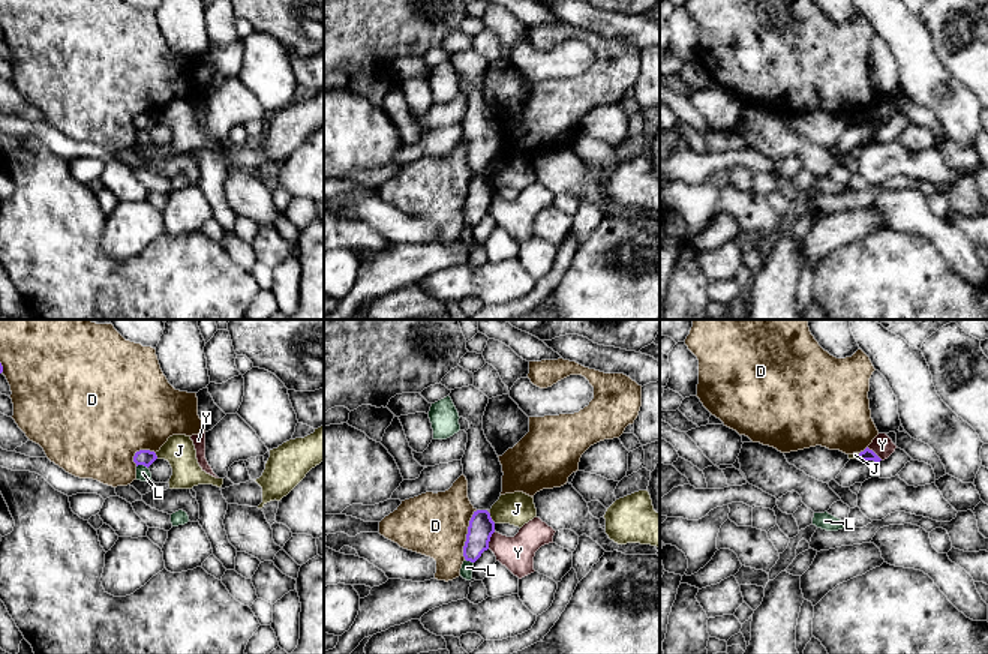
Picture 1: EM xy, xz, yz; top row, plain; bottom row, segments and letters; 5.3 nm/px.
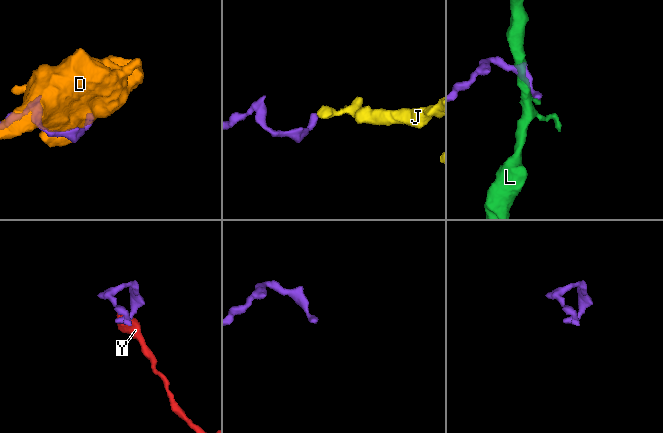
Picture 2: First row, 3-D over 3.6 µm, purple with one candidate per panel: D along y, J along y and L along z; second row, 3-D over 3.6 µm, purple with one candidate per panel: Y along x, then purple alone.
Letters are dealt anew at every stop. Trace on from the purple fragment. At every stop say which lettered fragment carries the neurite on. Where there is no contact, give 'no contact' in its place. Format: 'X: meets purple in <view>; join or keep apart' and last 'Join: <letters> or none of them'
D: meets purple in xz; keep apart
J: meets purple in xz; keep apart
L: meets purple in xy; keep apart
Y: meets purple in xz; keep apart
Join: none of them

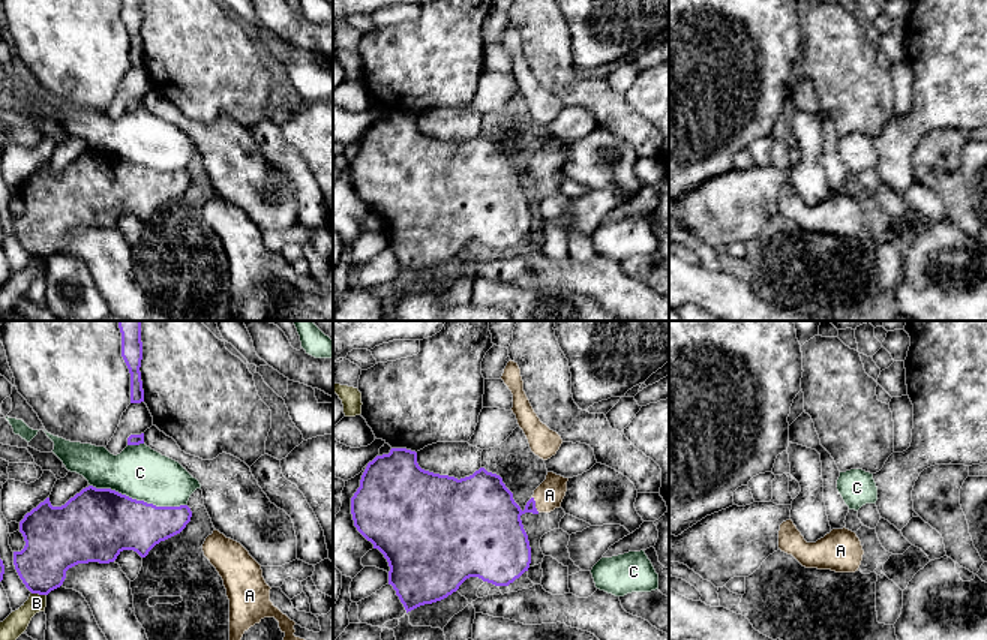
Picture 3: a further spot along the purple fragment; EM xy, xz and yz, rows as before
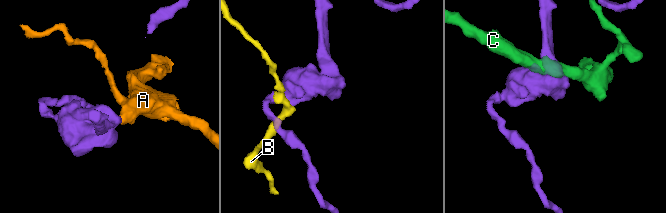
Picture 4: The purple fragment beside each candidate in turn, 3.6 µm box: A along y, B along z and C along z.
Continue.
A: meets purple in xz; join
B: meets purple in xy; keep apart
C: meets purple in xy; keep apart
Join: A

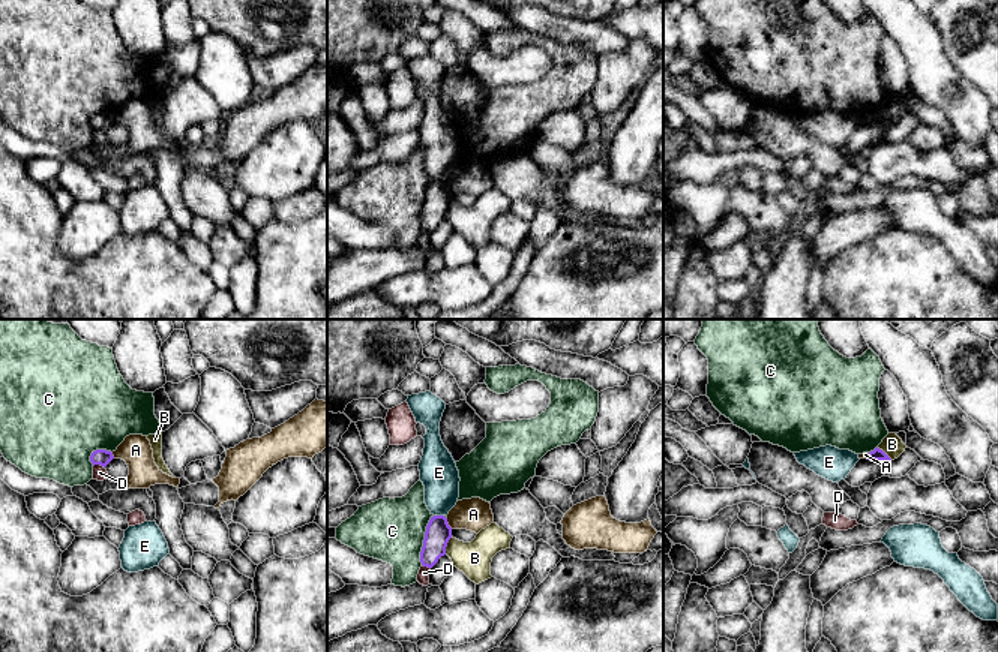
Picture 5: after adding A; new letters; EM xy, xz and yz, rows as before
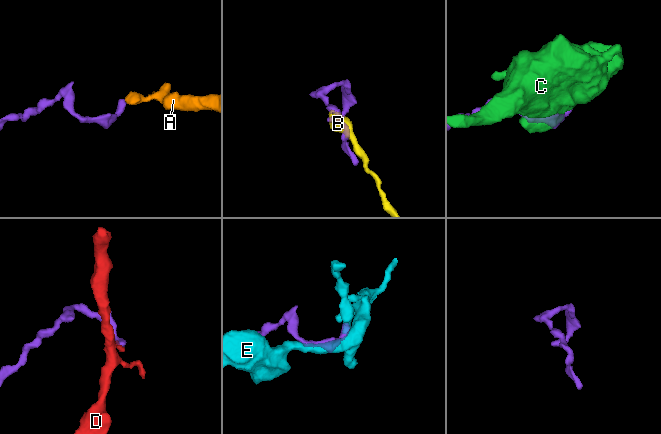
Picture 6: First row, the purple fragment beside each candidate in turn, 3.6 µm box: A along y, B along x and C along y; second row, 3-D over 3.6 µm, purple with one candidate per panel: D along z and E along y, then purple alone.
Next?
A: meets purple in xz; keep apart
B: meets purple in xz; keep apart
C: meets purple in xz; keep apart
D: meets purple in xy; keep apart
E: meets purple in xz; keep apart
Join: none of them

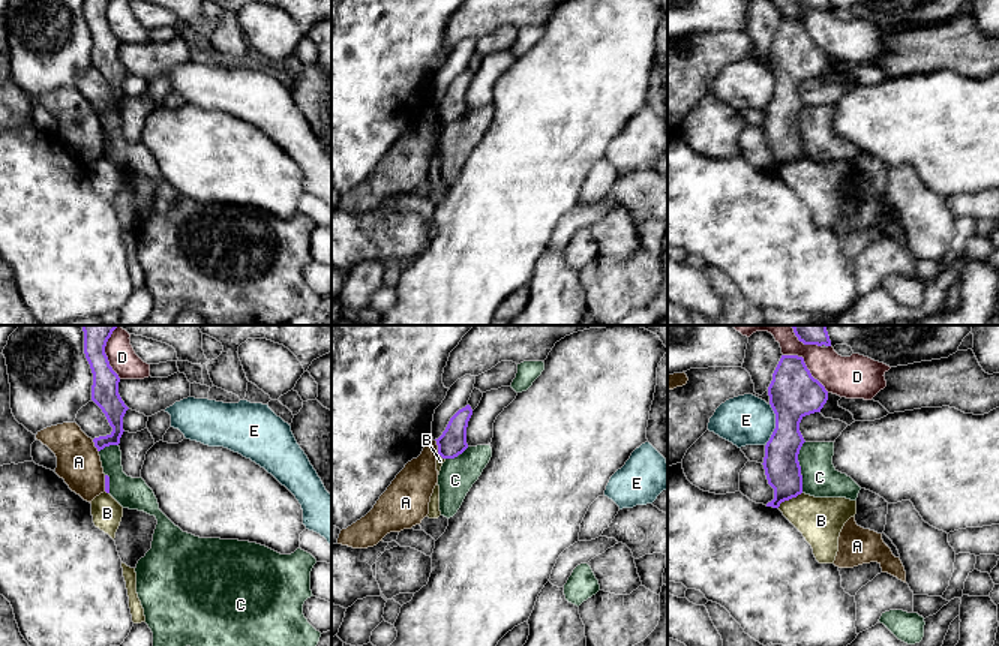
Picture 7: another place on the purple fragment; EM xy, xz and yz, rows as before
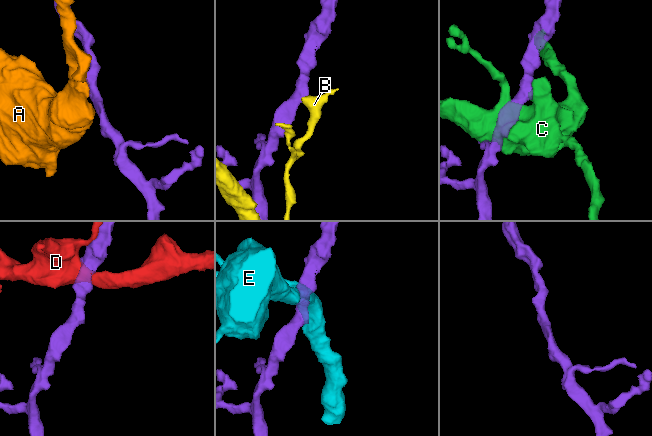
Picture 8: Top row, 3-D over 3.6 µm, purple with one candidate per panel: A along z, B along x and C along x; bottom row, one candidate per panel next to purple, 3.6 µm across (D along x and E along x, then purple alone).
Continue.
A: meets purple in xz; keep apart
B: meets purple in yz; keep apart
C: meets purple in yz; keep apart
D: meets purple in yz; keep apart
E: meets purple in yz; keep apart
Join: none of them

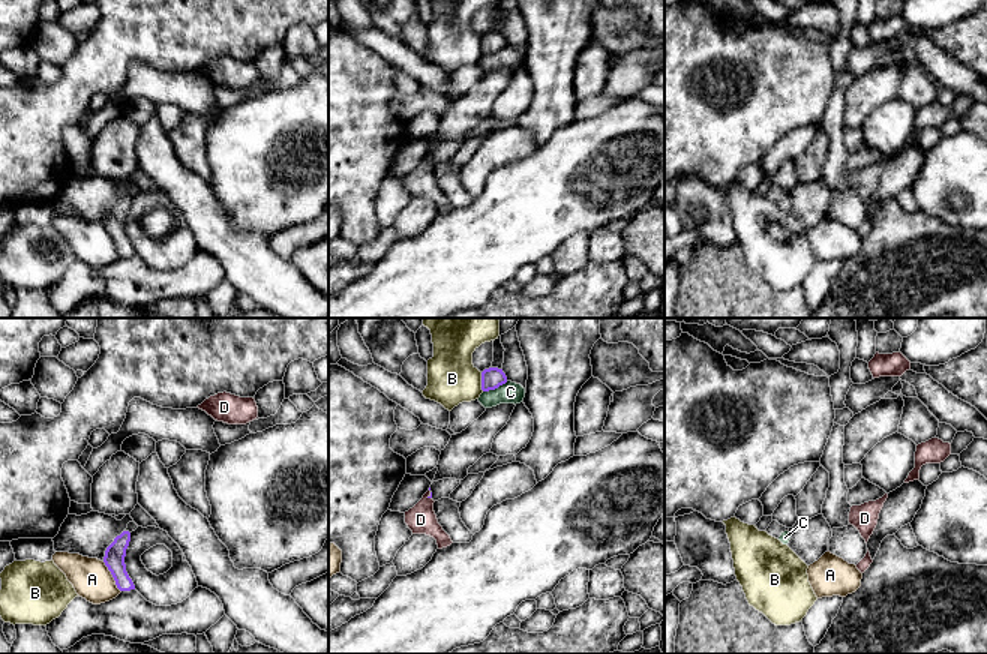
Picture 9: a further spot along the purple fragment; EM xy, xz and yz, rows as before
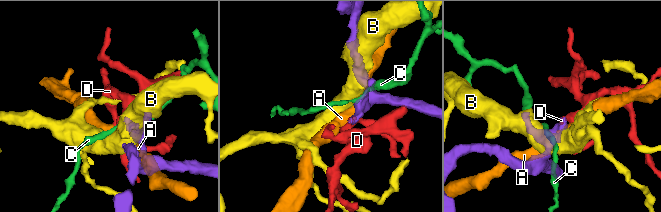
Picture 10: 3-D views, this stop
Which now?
A: meets purple in xy; keep apart
B: meets purple in xz; keep apart
C: meets purple in xz; keep apart
D: meets purple in xz; join
Join: D

